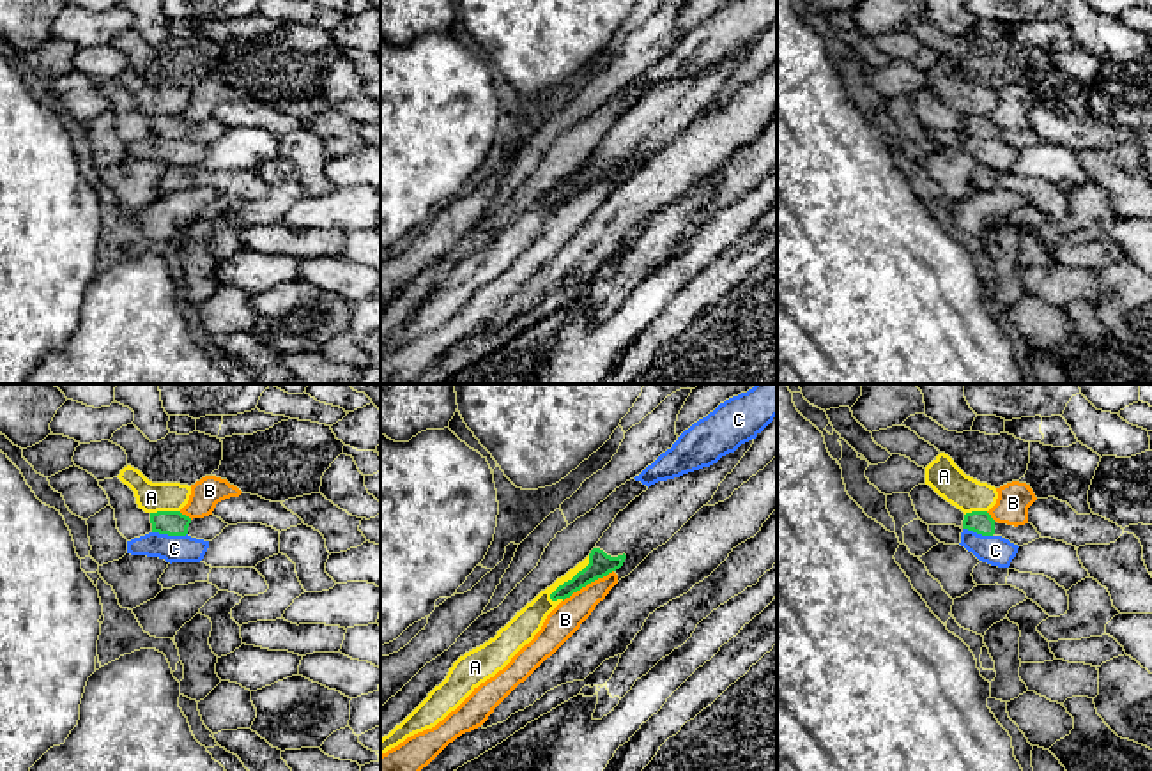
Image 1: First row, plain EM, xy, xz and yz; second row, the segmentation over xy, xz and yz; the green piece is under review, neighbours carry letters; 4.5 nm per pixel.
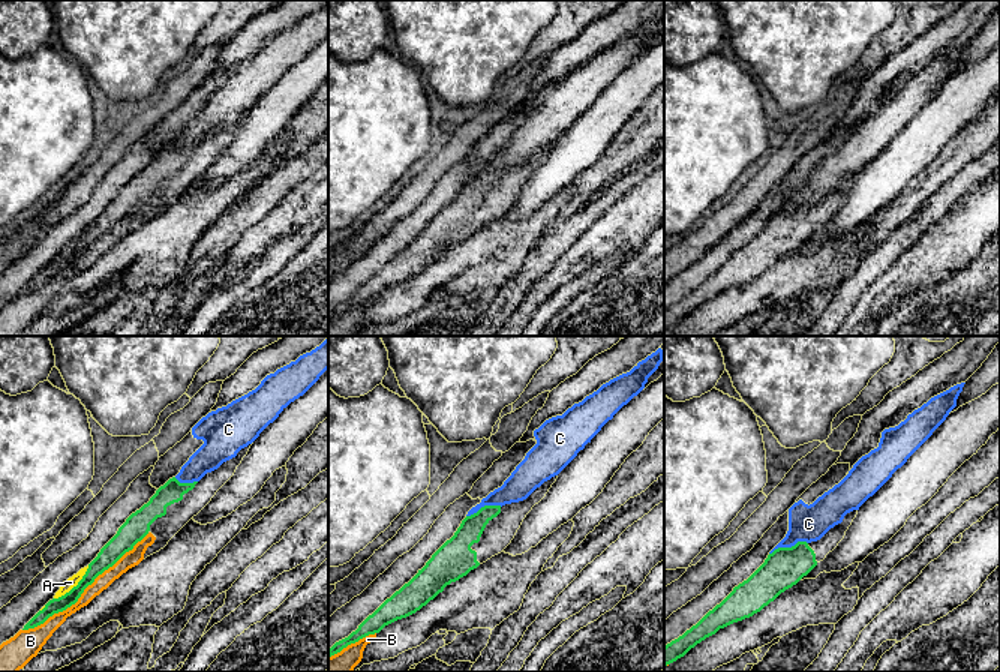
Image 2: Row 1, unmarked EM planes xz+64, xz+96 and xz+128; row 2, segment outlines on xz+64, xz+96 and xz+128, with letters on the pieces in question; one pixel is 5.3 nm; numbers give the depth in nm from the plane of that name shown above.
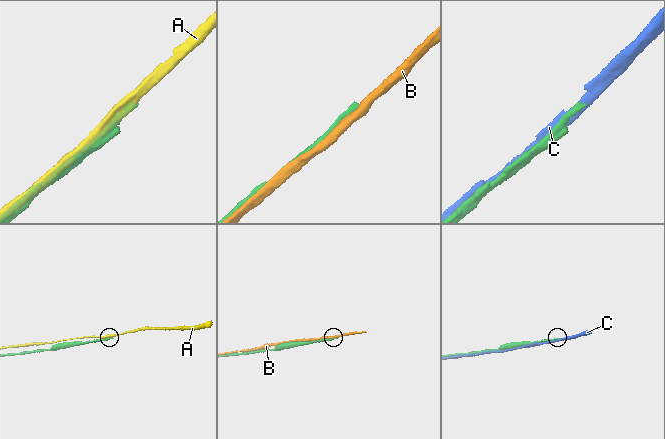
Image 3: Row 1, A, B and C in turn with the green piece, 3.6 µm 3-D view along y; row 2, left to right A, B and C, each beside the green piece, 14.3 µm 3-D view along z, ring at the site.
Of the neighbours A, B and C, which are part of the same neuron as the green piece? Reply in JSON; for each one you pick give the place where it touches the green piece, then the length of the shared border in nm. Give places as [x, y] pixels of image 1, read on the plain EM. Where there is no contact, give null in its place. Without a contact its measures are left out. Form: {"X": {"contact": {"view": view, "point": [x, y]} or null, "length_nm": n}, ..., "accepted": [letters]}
{"accepted": []}

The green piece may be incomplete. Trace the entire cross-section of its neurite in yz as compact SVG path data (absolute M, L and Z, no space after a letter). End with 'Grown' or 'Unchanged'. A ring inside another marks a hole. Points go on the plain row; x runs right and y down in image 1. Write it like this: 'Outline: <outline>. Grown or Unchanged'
Outline: M987 115L966 117L963 124L963 133L973 134L982 140L1002 140L1018 150L1028 149L1041 141L1032 127L1018 131L998 127L991 122Z. Grown

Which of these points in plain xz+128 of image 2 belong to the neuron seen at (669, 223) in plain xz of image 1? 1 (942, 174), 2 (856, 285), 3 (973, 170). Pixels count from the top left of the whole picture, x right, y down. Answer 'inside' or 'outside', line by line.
1: outside
2: inside
3: inside

